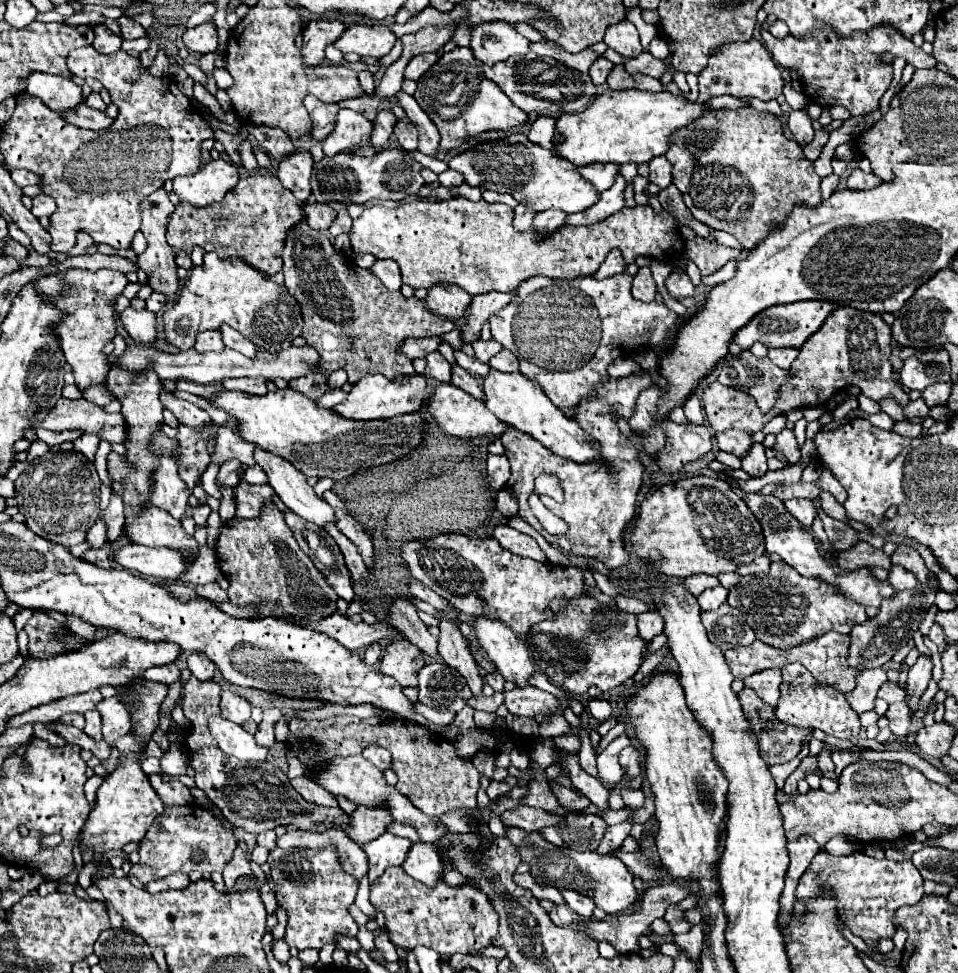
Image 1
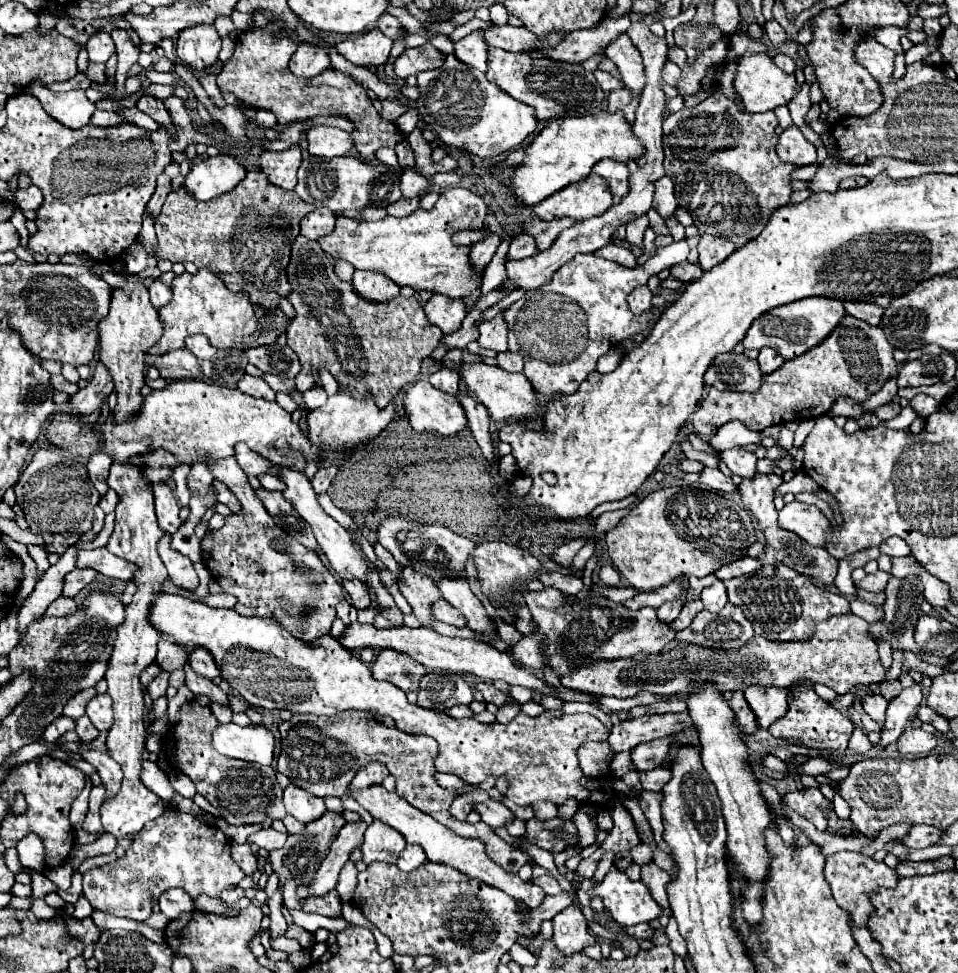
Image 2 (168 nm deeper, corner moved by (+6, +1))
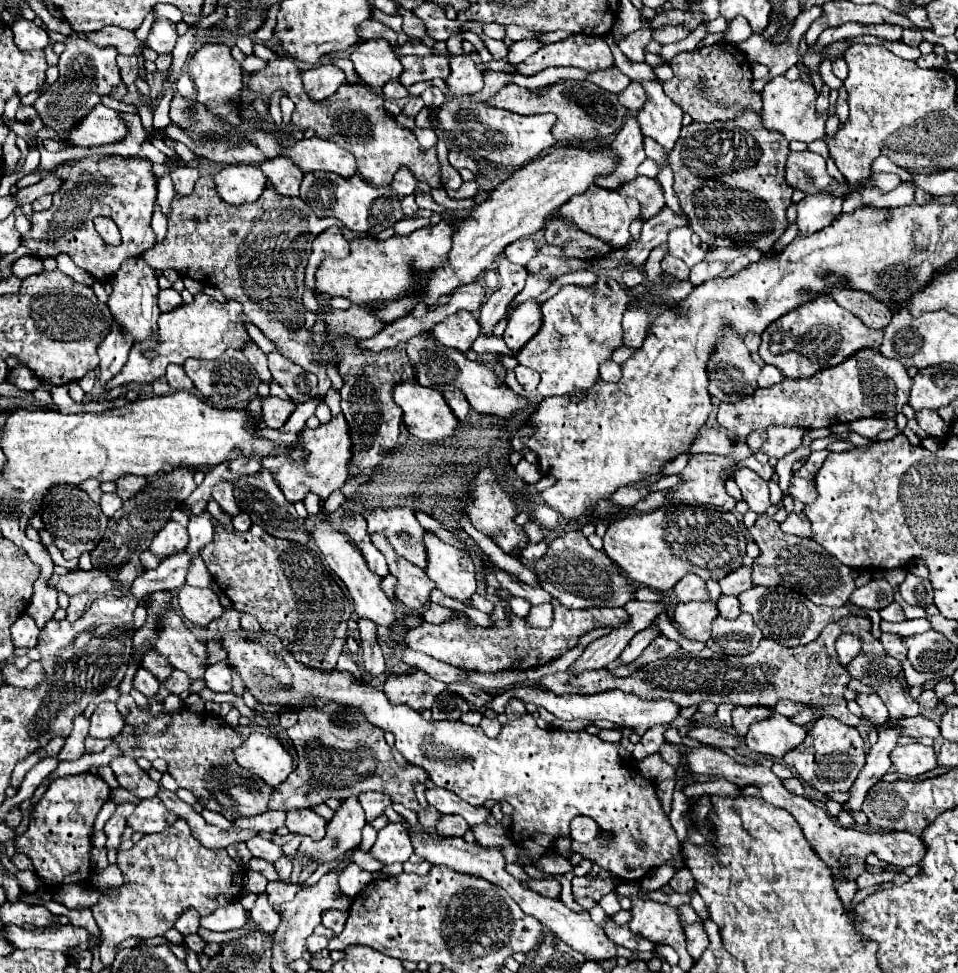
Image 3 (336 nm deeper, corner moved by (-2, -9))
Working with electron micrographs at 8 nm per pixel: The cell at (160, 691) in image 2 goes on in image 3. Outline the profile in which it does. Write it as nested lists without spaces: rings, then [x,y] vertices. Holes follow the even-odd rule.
[[[178,669],[172,673],[172,677],[164,683],[164,687],[166,689],[170,689],[172,693],[176,693],[176,695],[180,695],[182,691],[186,691],[186,689],[190,689],[190,677],[186,675],[186,673],[180,673]]]

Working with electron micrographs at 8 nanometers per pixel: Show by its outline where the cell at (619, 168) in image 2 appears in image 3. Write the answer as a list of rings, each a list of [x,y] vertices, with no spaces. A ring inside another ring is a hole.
[[[636,177],[636,181],[630,181],[626,185],[622,185],[618,189],[620,195],[624,197],[634,197],[640,201],[642,205],[642,215],[646,219],[654,217],[656,213],[660,213],[660,209],[666,205],[664,201],[664,191],[662,185],[658,183],[658,179],[648,179],[648,177]]]

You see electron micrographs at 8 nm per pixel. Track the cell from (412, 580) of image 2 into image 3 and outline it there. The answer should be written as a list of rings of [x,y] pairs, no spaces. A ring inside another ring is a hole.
[[[370,533],[372,543],[376,549],[386,557],[388,561],[388,571],[398,579],[396,583],[396,597],[408,607],[408,609],[422,609],[430,601],[430,591],[436,587],[422,569],[416,569],[410,561],[404,561],[392,545],[388,545],[388,539],[384,533]]]

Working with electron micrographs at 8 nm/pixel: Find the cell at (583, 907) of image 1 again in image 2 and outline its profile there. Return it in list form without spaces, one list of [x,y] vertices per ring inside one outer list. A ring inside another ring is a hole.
[[[542,875],[542,877],[536,877],[534,879],[534,883],[538,885],[538,887],[542,887],[548,895],[558,895],[560,891],[562,891],[562,887],[558,885],[558,881],[554,879],[554,877],[550,877],[550,875]]]

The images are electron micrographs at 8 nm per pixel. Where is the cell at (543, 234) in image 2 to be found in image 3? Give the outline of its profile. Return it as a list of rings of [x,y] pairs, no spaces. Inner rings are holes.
[[[526,237],[526,239],[520,239],[520,241],[514,241],[512,245],[508,245],[508,249],[504,251],[506,259],[516,263],[516,265],[526,265],[534,255],[538,255],[538,245],[534,239]]]

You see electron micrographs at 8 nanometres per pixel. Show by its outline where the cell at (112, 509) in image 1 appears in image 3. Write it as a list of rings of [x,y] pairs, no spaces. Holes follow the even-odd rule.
[[[104,493],[100,499],[100,507],[108,517],[112,517],[122,507],[122,499],[116,493]]]

